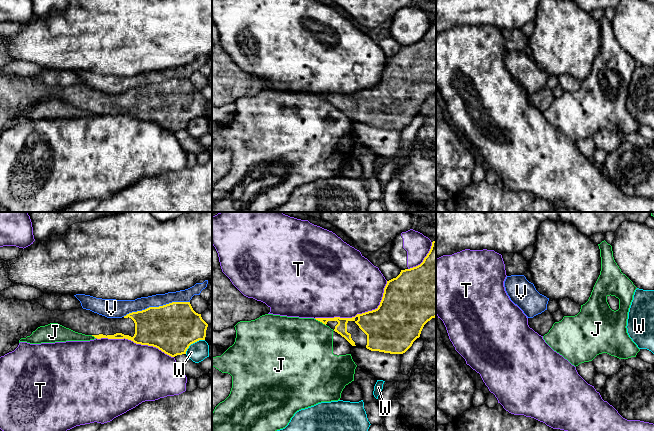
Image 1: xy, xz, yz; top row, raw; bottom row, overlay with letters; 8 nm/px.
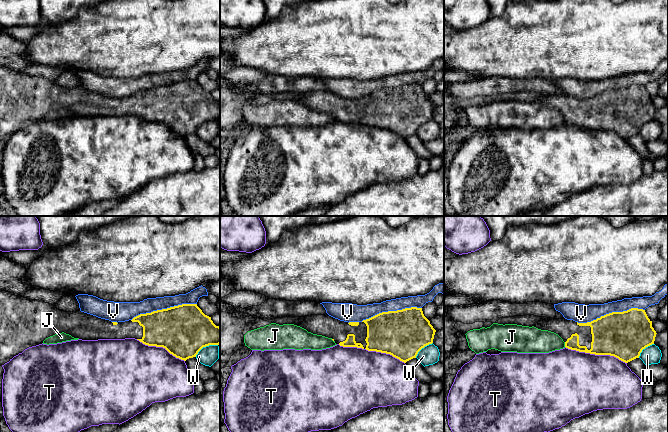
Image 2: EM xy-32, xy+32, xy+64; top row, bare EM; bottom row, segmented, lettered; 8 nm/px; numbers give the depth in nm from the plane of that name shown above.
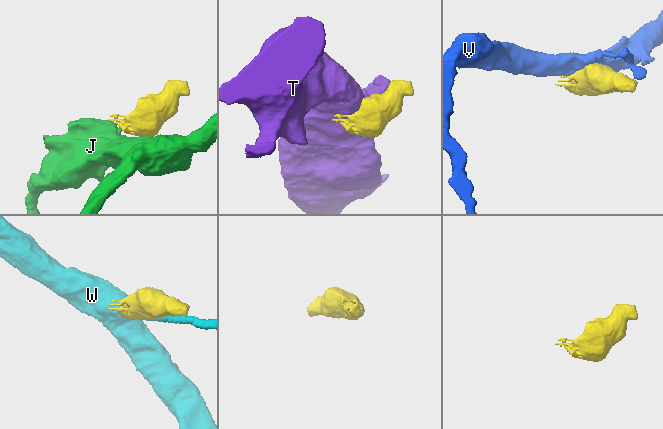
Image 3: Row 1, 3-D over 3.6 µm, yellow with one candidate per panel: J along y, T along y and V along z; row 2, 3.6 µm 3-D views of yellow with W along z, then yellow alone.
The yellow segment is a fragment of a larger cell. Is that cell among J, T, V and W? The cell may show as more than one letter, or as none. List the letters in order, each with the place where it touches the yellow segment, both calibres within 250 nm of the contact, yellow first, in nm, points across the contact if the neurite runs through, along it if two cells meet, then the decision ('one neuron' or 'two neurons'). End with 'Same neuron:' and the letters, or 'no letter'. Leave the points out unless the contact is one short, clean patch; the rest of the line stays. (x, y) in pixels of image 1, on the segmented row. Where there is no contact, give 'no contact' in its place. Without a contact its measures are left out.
J: xz (320, 321) | 100/480 nm | along xz (315, 318), (325, 325) | two neurons
T: xz (358, 314) | 340/500 nm | two neurons
V: xy (156, 307) | 400/120 nm | two neurons
W: xy (193, 342) | 400/160 nm | two neurons
Same neuron: no letter

